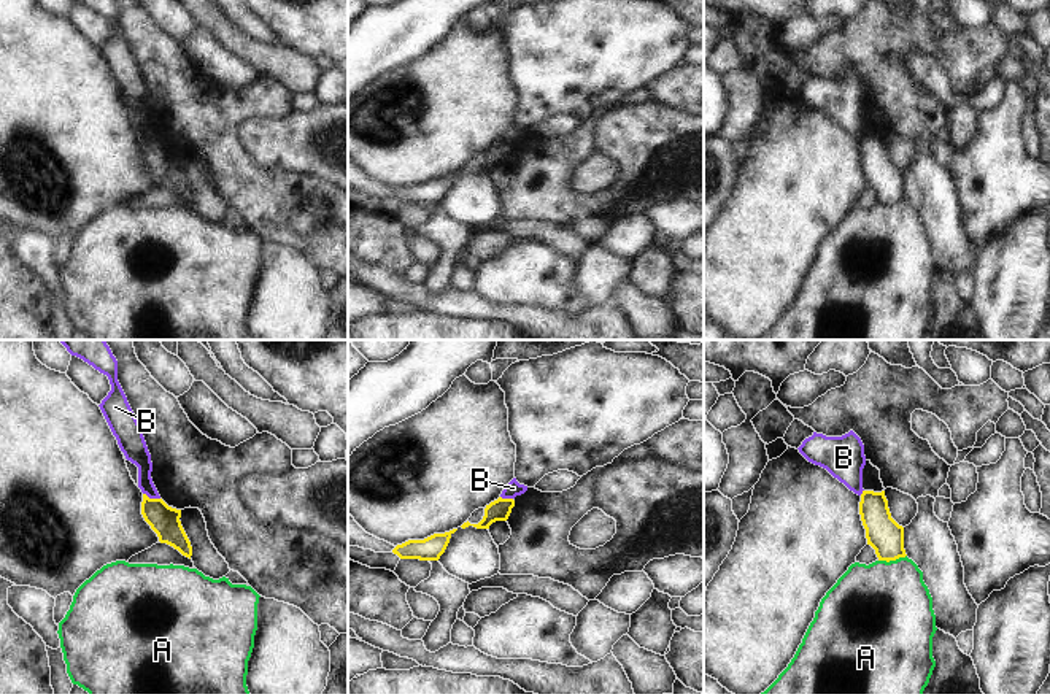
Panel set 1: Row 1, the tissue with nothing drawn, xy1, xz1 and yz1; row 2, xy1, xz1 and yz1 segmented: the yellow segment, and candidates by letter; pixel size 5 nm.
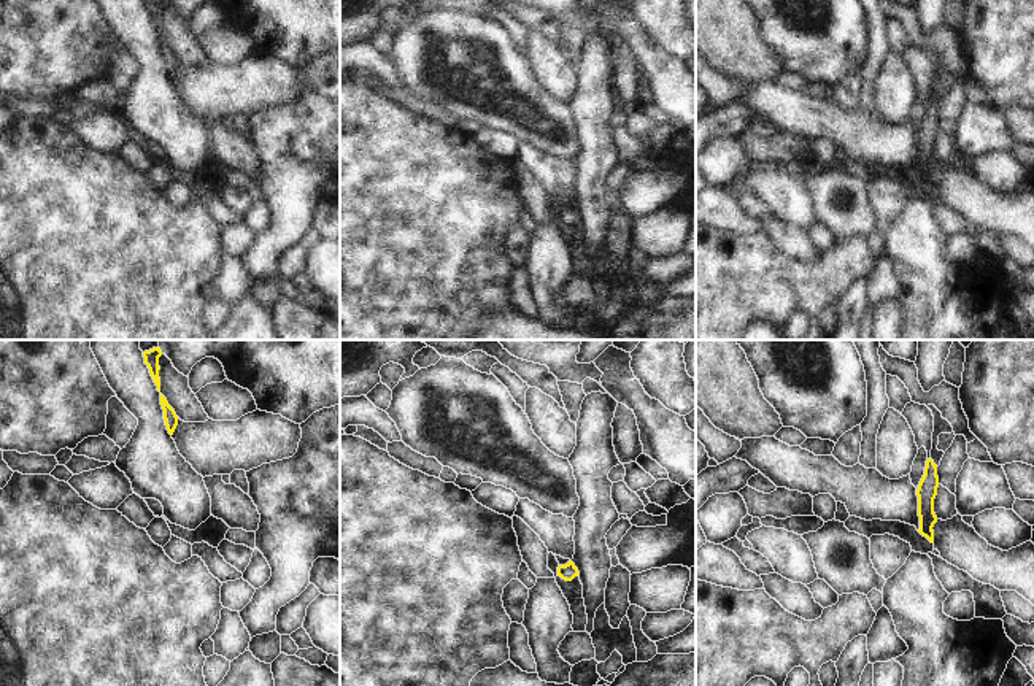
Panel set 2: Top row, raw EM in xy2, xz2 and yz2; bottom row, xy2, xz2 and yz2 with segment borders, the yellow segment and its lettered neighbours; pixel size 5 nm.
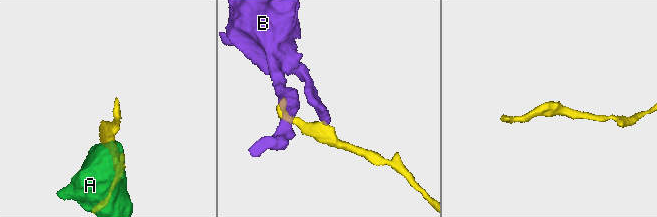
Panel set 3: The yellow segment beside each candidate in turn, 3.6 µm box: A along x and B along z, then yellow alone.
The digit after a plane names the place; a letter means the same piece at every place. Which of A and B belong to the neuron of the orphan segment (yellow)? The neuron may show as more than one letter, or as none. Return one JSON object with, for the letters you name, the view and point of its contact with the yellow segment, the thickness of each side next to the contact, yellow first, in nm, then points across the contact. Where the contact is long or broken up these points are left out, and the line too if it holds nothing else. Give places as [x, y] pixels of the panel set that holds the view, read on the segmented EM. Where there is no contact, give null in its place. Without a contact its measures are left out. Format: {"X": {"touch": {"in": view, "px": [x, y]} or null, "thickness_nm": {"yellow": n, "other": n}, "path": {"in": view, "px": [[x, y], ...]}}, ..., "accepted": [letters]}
{"accepted": []}

